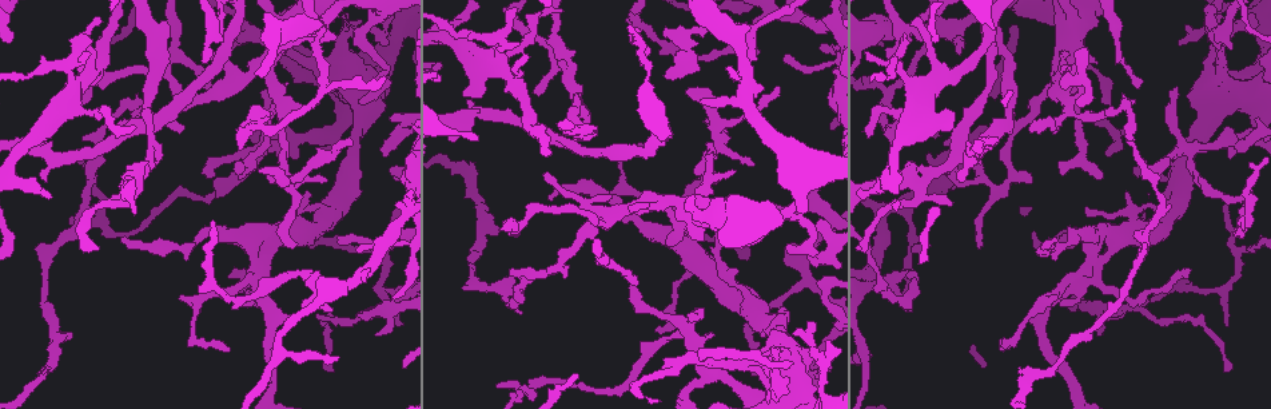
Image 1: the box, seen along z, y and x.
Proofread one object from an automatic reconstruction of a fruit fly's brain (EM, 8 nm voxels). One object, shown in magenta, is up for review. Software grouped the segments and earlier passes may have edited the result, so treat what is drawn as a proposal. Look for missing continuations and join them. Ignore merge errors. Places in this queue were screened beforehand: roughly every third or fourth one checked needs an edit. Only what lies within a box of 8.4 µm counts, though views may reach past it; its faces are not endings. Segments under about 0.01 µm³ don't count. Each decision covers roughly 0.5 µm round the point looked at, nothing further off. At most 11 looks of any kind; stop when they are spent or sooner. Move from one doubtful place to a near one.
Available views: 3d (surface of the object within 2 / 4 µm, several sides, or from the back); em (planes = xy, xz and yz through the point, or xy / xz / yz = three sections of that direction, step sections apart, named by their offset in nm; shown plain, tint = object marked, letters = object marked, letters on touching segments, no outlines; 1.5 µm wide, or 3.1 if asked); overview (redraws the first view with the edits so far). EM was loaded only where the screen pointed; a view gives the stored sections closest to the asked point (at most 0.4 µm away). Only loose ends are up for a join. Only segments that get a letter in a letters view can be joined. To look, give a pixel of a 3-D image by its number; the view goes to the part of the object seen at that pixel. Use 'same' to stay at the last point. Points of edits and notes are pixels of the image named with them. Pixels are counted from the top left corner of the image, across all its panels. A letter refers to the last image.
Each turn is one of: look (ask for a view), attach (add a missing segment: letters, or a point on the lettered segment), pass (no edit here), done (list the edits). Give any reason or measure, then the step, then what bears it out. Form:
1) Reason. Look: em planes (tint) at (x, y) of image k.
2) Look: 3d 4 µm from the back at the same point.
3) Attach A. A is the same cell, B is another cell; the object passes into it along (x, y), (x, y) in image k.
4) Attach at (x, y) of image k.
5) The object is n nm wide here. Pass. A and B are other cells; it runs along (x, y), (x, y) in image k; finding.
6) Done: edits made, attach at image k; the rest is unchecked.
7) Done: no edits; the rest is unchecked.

Branch stops here. Look: em planes (tint) at (238, 148) of image 1.

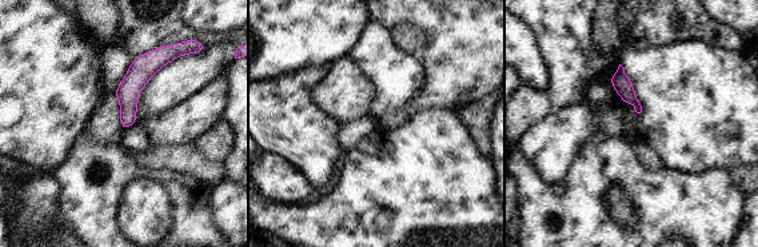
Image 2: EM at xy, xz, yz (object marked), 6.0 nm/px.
See the neighbours. Look: em planes (letters) at the same point.

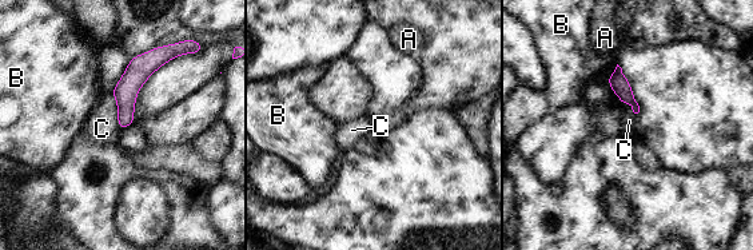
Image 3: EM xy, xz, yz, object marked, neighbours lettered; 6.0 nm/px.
Pass. A, B and C are other cells; it runs along (159, 58), (127, 87), (122, 124) in image 3; no lettered segment goes on from it.

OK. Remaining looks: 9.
Tapers out. Look: 3d 4 µm at (943, 144) of image 1.

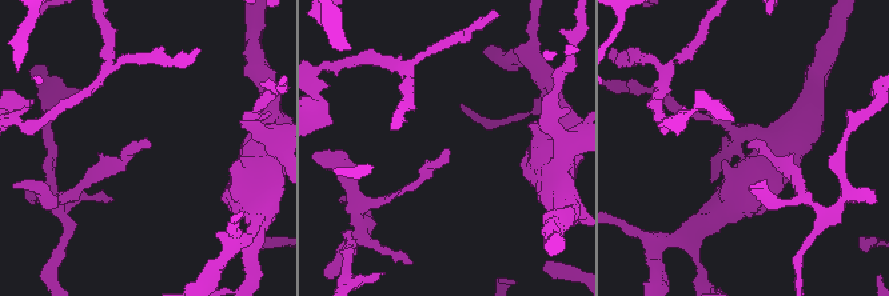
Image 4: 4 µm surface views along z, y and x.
Now the EM. Look: em yz step 8 (tint) at (750, 146) of image 4.

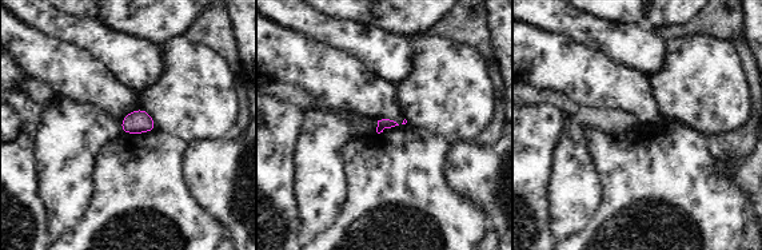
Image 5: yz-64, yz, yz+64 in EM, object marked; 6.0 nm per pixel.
Another direction. Look: em planes (letters) at the same point.

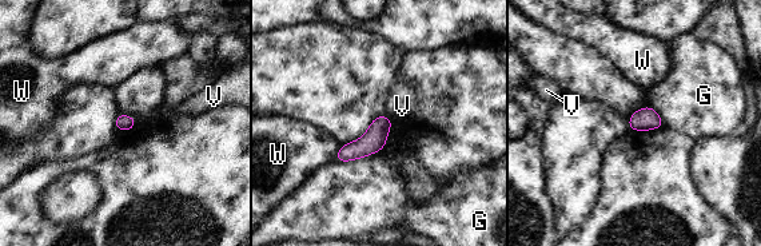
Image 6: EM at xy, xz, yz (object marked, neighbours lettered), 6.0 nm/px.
The object is 100 nm wide here. Pass. G, V and W are other cells; a border runs along (385, 114), (393, 122) in image 6; no lettered segment goes on from it.

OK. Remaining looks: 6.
Tapers out. Look: em xz step 8 (letters) at (734, 173) of image 1.

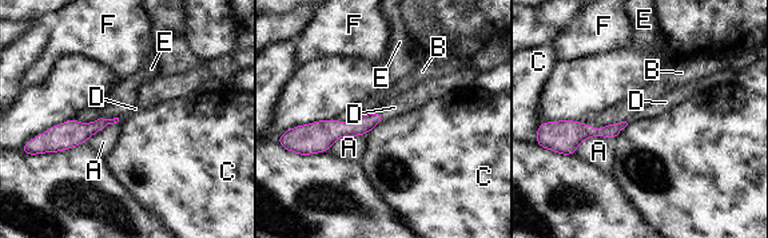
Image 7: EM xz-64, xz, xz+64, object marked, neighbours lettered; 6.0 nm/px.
Attach D. D is the same cell, A, B, C, E and F are other cells; it goes on there.

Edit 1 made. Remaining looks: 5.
See it whole again. Look: overview.

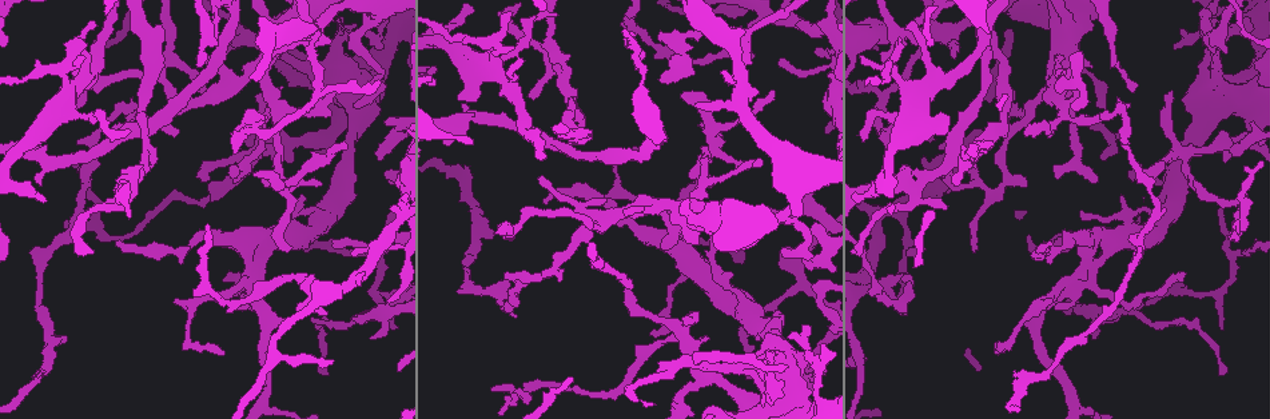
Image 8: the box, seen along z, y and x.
Free end. Look: em planes (tint) at (784, 59) of image 8.

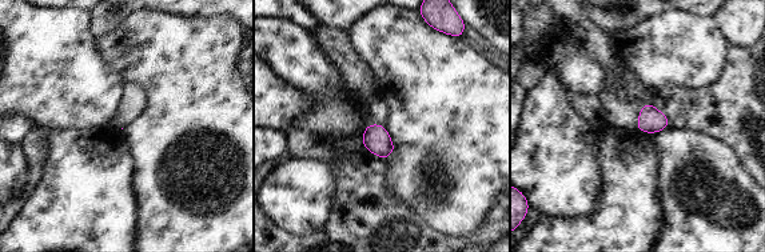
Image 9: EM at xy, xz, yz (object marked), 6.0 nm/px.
Look: em planes (letters) at the same point.

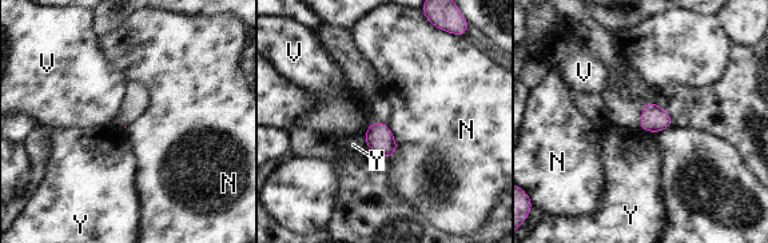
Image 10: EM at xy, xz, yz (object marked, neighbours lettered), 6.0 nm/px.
Pass. N, V and Y are other cells; a border runs along (388, 126), (397, 146), (389, 159) in image 10; none of them fits.

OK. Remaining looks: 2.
Branch stops here. Look: em planes (letters) at (506, 281) of image 8.

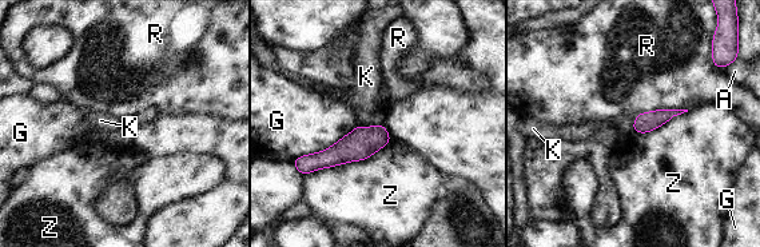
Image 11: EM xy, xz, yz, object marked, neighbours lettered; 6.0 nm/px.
The object is 130 nm wide here. Pass. A, G, K, R and Z are other cells; a border runs along (358, 123), (363, 126), (375, 124) in image 11; no lettered segment goes on from it.

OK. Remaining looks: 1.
Done: edits made, attach at image 7; the rest is unchecked.

